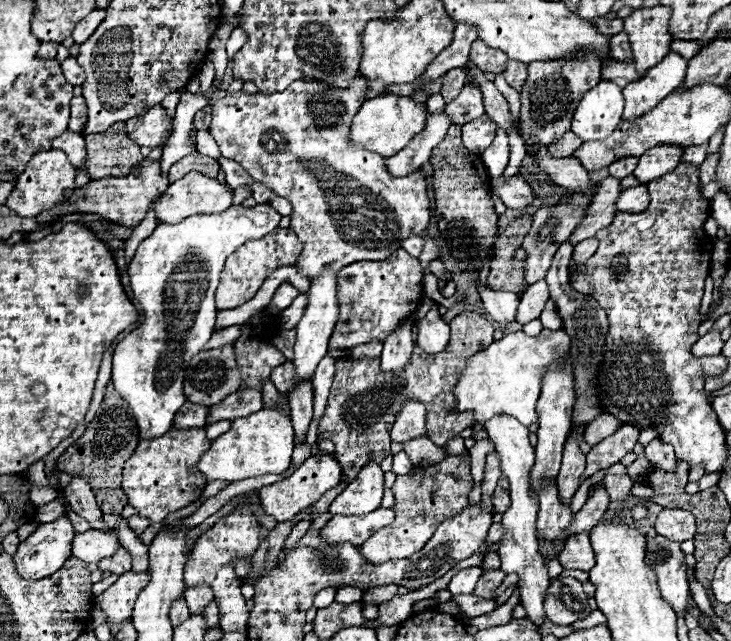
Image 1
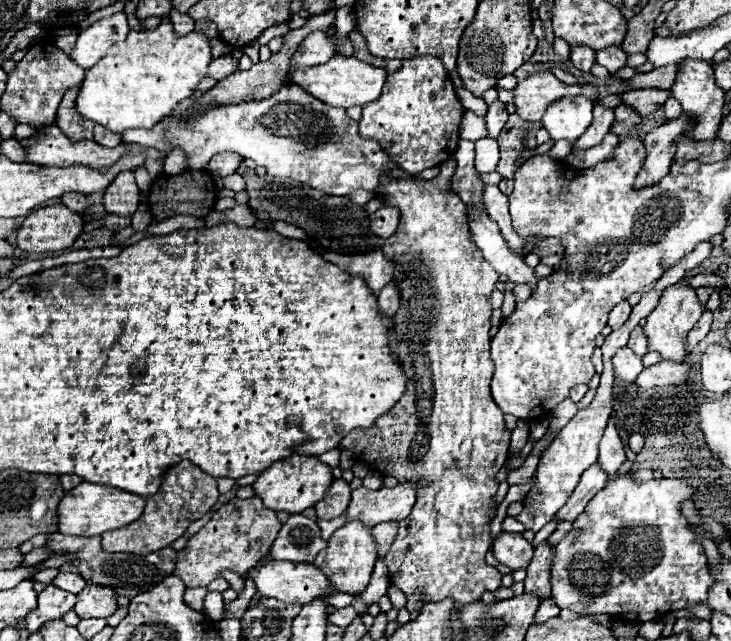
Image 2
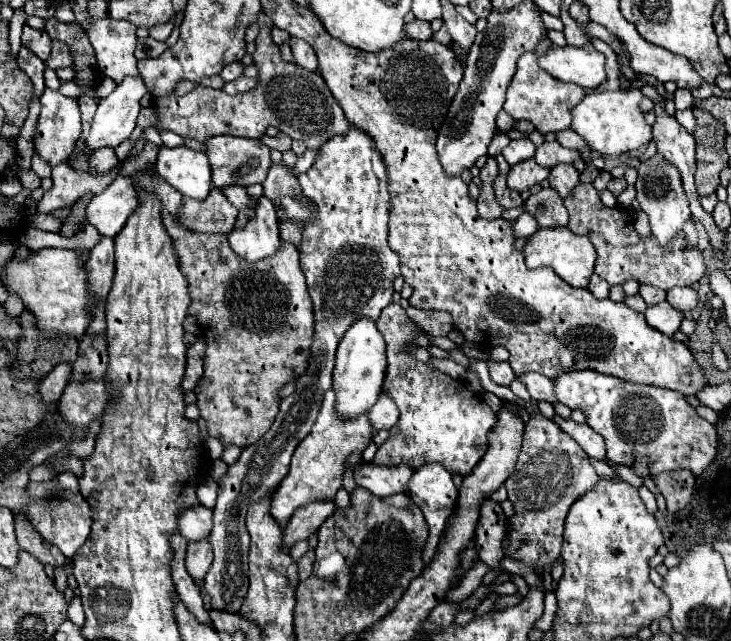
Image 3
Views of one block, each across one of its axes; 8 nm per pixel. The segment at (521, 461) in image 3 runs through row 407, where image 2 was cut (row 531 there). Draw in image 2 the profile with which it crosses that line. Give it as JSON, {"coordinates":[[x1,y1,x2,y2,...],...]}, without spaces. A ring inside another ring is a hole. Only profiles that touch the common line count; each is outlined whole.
{"coordinates":[[704,240,704,242,700,242,700,246,694,248,692,254,688,252,686,258,678,260,678,264,672,264,670,270,666,270,666,272,662,274,662,278,656,282,656,286,654,286,650,292,642,294,640,302,632,308,632,314,630,314,628,322,626,322,622,328,614,330,610,336,606,336,606,340,604,340,604,344,602,344,602,354,604,354,602,380,600,380,600,386,598,386,598,390,596,390,596,396,594,396,592,404,590,404,588,408,580,410,580,412,558,432,558,436,552,440,552,444,544,450,544,454,542,454,542,458,540,458,540,464,538,464,538,472,536,472,536,484,534,484,532,490,524,496,524,510,516,516,516,520,522,522,526,530,538,532,544,524,548,524,550,518,556,514,556,510,560,510,560,508,566,504,566,498,570,496,570,492,574,492,574,486,578,484,582,472,584,472,586,468,590,468,590,466,596,462,596,458,598,458,598,442,600,442,600,438,602,438,602,434,604,434,604,428,606,428,606,424,608,424,608,418,610,418,610,414,612,414,612,386,614,386,612,354,614,354,618,348,626,346,630,332,632,332,632,330,640,324,640,320,656,306,656,302,658,302,662,290,664,290,666,286,672,286,676,280,682,280,688,270,700,266,700,264,710,256,710,250,712,250,710,240]]}

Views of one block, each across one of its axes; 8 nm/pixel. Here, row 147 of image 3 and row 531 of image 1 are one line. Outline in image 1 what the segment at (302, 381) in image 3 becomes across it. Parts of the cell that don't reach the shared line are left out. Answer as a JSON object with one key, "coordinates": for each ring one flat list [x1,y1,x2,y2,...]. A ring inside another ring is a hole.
{"coordinates":[[378,508,364,516,334,516,324,528,322,538,328,542,350,542,362,546,370,534,394,522,394,512,390,508]]}

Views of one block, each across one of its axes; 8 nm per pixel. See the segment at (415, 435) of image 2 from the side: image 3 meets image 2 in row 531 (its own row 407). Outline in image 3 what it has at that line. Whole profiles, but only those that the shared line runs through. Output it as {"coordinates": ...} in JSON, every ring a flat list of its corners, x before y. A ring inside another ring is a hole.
{"coordinates":[[400,304,386,306,376,324,388,344,388,370,384,390,388,390,388,394,396,402,400,410,400,420,396,426,390,428,390,438,378,448,374,462,380,466,406,464,414,470,422,464,438,462,448,472,458,472,462,476,470,474,472,468,486,454,488,432,498,422,496,414,480,396,470,392,466,382,454,380,438,370,432,370,424,362,416,362,406,352,402,352,406,340,414,336,414,322,406,316],[394,360,404,360,404,370,394,372]]}

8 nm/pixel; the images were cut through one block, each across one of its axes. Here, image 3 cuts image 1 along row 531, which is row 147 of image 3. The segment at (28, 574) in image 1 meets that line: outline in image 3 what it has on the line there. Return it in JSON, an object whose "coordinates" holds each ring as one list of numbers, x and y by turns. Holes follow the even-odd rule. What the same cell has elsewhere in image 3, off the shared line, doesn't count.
{"coordinates":[[46,88,44,94,40,96,42,102,42,112,38,118,38,126,34,132,34,144,36,144,36,152,48,160,50,166,58,164,58,162,66,162,68,156,72,154,78,138,80,138,80,108,78,108,78,100,68,98,64,94,60,94,58,90]]}

